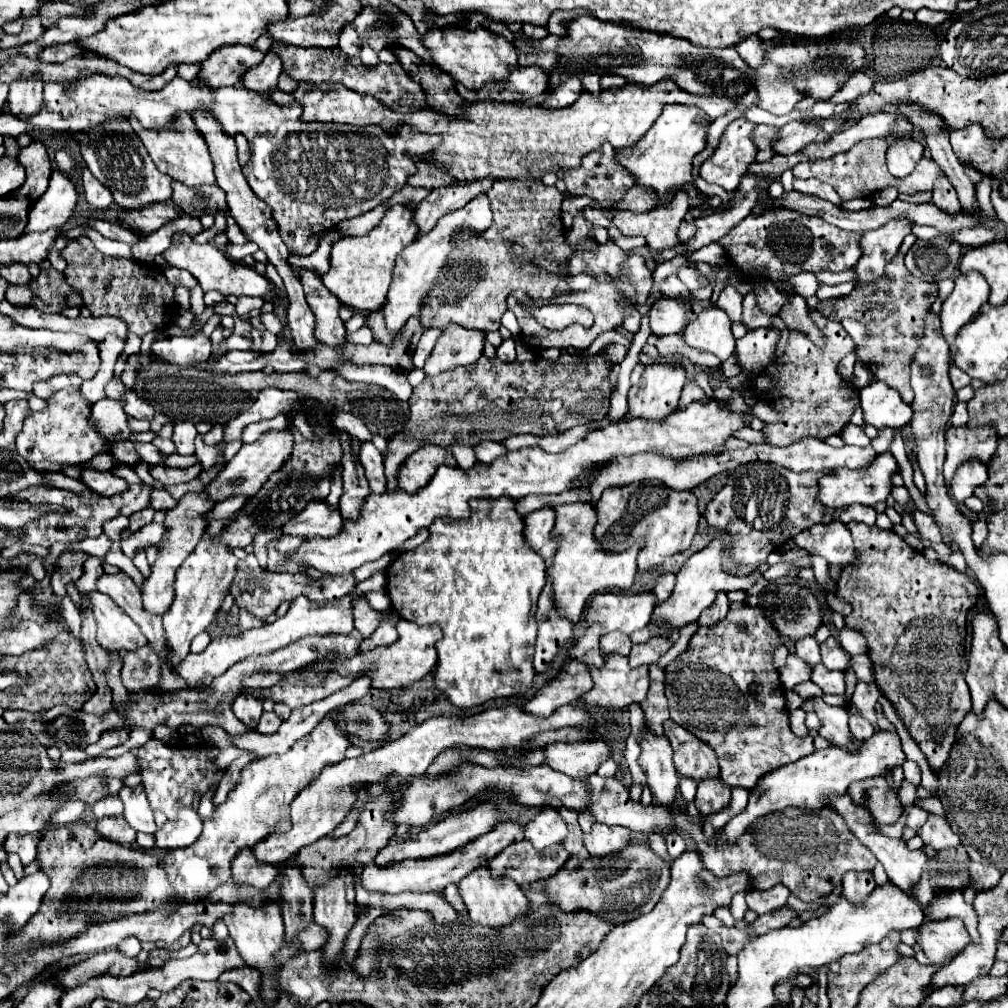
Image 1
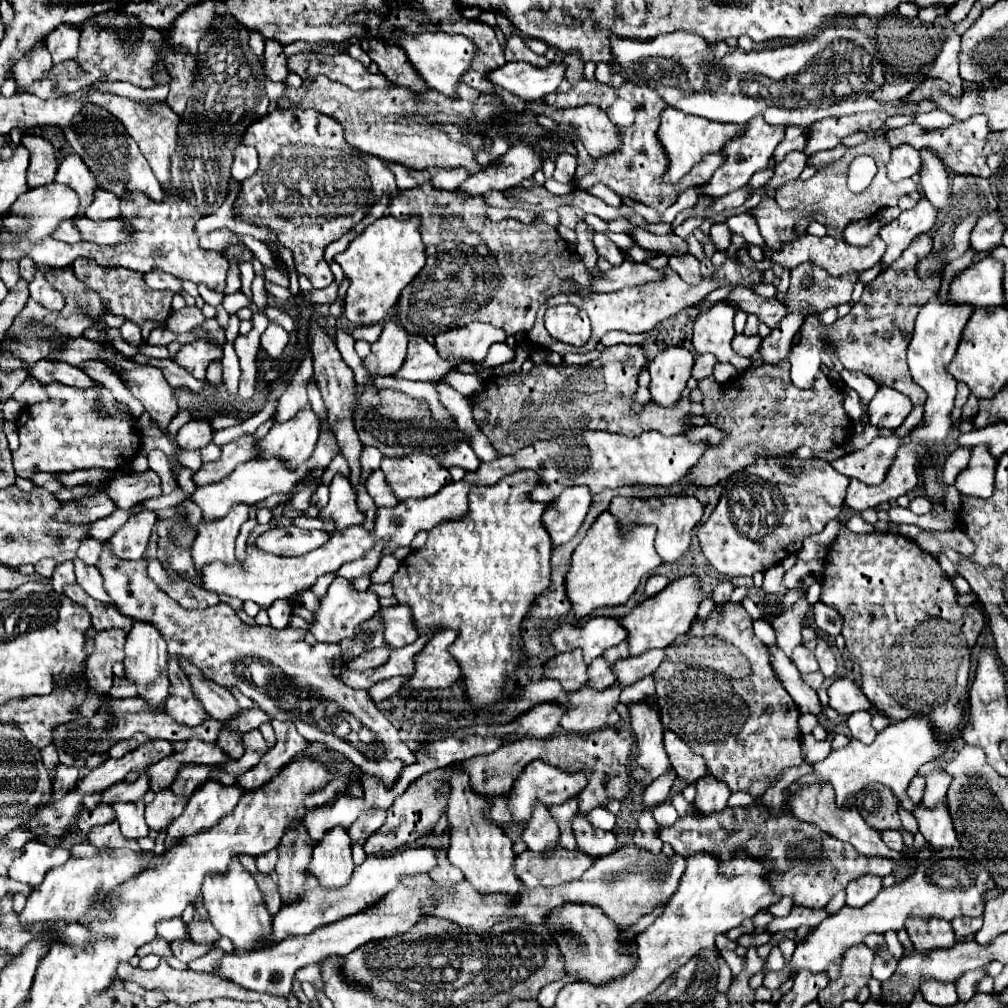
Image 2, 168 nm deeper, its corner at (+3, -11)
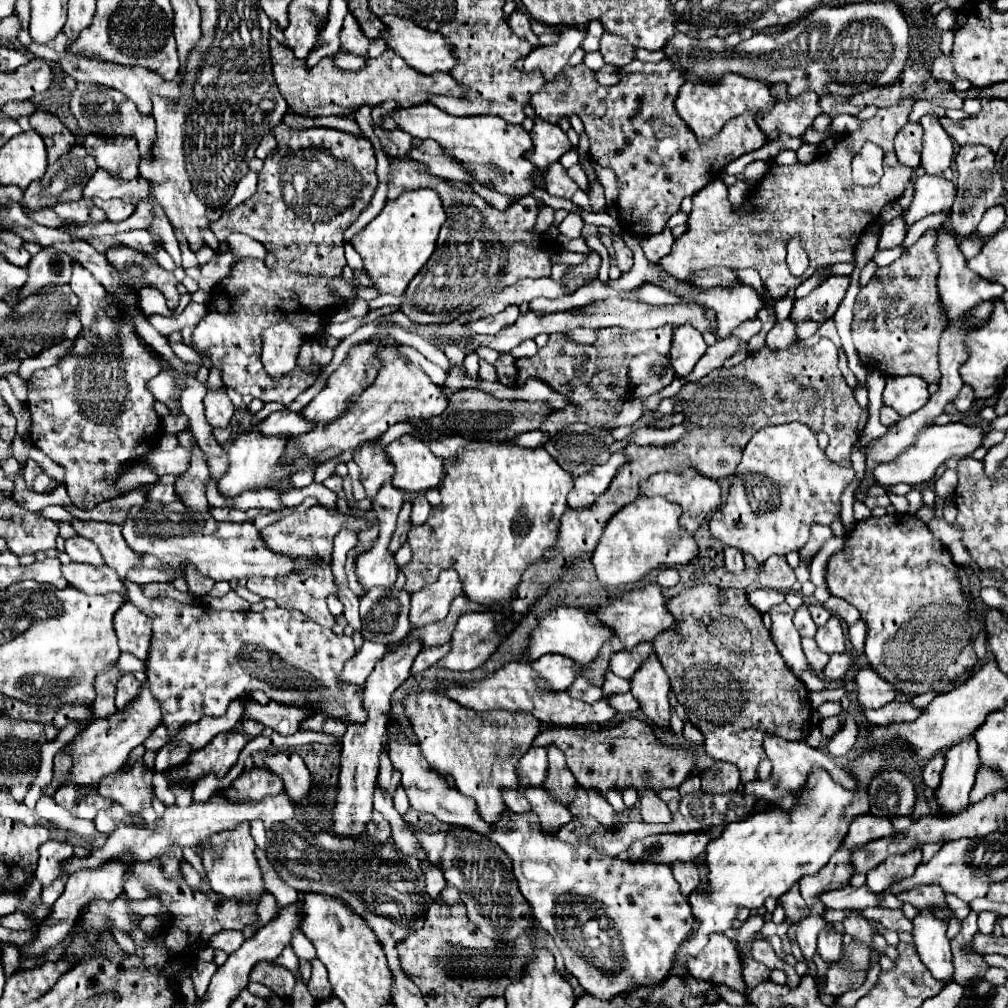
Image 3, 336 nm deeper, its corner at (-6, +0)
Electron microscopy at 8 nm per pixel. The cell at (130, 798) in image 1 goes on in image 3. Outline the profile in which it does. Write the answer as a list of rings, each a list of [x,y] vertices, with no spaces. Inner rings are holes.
[[[141,761],[129,773],[113,773],[99,781],[97,791],[111,801],[117,801],[127,813],[141,815],[153,801],[153,771]]]

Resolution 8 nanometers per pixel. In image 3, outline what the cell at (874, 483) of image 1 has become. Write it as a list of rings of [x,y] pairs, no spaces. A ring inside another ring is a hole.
[[[947,423],[947,425],[931,425],[929,429],[925,429],[919,439],[915,441],[915,447],[911,447],[907,453],[903,453],[903,457],[899,457],[897,463],[891,465],[883,465],[879,469],[873,471],[875,483],[881,487],[891,487],[897,483],[907,483],[911,487],[917,487],[921,483],[927,483],[935,477],[937,467],[951,459],[951,457],[963,457],[973,453],[983,439],[983,431],[977,427],[969,427],[963,423]]]

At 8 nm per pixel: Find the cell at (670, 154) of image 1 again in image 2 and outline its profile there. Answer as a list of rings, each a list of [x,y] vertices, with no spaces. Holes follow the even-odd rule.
[[[666,108],[662,112],[662,124],[658,130],[658,138],[670,158],[670,168],[664,174],[666,182],[678,182],[684,174],[688,174],[692,170],[692,166],[702,160],[702,156],[710,154],[710,152],[718,152],[728,140],[732,140],[734,136],[738,136],[738,132],[742,132],[746,124],[722,124],[722,122],[710,122],[710,120],[702,120],[700,116],[690,116],[684,114],[676,108]]]

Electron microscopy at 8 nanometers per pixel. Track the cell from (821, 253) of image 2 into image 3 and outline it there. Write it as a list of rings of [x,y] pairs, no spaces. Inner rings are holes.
[[[895,219],[891,223],[881,225],[881,237],[879,237],[879,249],[893,249],[899,247],[905,239],[907,229],[903,229],[903,219]]]

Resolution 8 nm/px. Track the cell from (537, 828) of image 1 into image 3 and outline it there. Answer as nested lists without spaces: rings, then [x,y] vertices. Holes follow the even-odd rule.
[[[527,789],[525,797],[529,799],[533,813],[539,817],[539,825],[545,835],[553,835],[559,827],[571,821],[569,809],[559,805],[545,789]]]

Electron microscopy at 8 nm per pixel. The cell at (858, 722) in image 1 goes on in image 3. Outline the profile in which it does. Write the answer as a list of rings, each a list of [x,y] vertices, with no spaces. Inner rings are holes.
[[[887,703],[879,709],[863,709],[863,715],[869,723],[875,725],[889,725],[889,723],[901,723],[901,721],[911,721],[921,713],[921,709],[911,707],[909,703]]]

